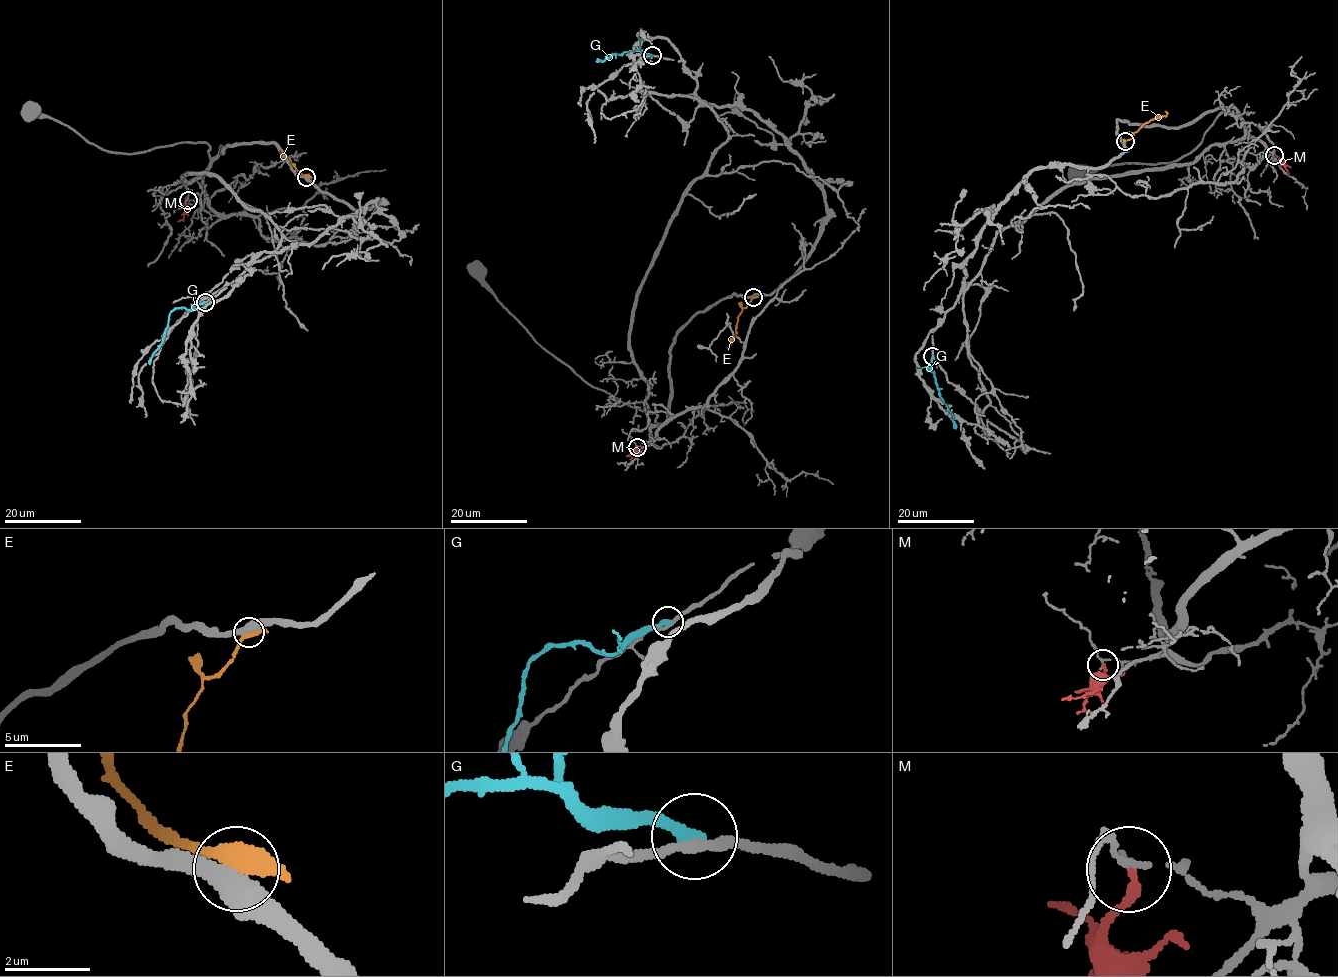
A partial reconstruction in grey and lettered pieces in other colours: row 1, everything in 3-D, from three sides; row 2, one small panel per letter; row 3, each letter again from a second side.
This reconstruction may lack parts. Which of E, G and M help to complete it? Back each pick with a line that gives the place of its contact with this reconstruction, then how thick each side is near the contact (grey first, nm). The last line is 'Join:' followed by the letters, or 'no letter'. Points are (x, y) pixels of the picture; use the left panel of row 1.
Join: no letter

